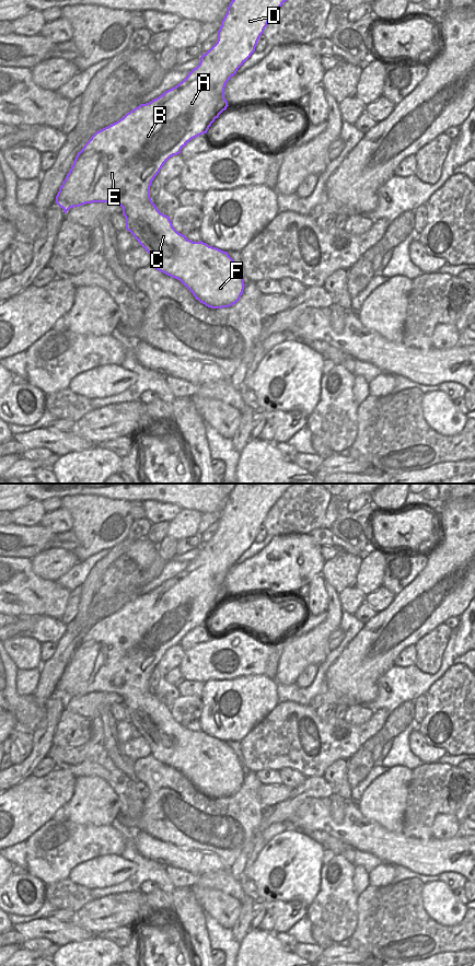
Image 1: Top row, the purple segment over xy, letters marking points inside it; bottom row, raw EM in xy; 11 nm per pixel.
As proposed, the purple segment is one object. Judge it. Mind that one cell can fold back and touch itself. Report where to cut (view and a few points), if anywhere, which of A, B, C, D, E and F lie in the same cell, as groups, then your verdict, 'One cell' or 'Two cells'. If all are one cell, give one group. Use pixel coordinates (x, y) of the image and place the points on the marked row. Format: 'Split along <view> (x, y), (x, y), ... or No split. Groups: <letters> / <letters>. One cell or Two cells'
No split. Groups: A B C D E F. One cell

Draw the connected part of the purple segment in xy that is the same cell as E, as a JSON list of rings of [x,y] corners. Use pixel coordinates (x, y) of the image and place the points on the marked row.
[[[232,0],[221,21],[217,43],[202,54],[199,65],[176,86],[96,131],[78,152],[56,196],[56,203],[65,213],[70,208],[92,202],[119,205],[126,230],[150,254],[153,267],[179,280],[196,300],[211,309],[235,304],[244,290],[243,277],[228,252],[201,241],[193,242],[178,233],[170,217],[161,213],[152,202],[150,186],[164,163],[179,154],[192,139],[207,133],[215,119],[227,109],[227,82],[255,51],[269,20],[286,1]]]

